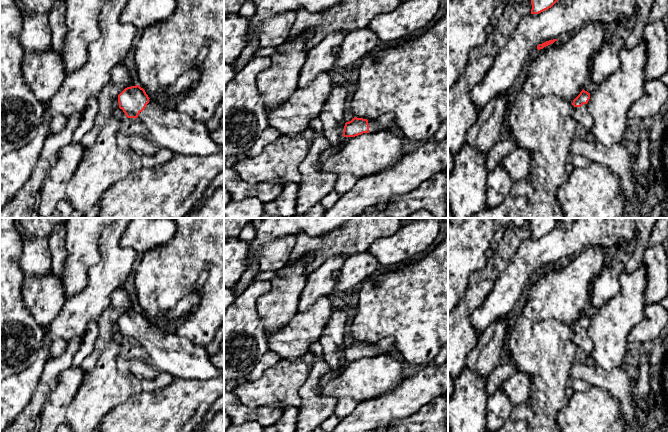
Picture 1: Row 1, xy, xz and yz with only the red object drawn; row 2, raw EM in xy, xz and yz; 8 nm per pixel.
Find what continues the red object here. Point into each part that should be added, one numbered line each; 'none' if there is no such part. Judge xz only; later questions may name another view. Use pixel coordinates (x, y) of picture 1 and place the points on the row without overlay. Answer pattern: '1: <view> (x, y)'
1: xz (382, 346)

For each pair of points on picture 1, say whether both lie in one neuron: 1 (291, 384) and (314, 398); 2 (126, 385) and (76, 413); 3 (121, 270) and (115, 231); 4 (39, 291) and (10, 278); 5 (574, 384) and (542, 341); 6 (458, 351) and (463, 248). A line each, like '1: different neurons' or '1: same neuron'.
1: different neurons
2: same neuron
3: same neuron
4: different neurons
5: different neurons
6: different neurons

